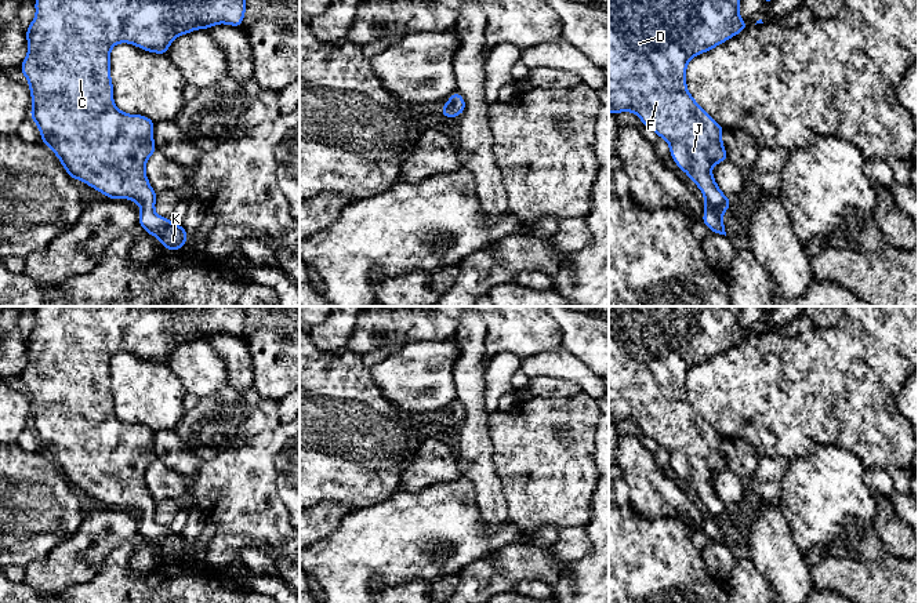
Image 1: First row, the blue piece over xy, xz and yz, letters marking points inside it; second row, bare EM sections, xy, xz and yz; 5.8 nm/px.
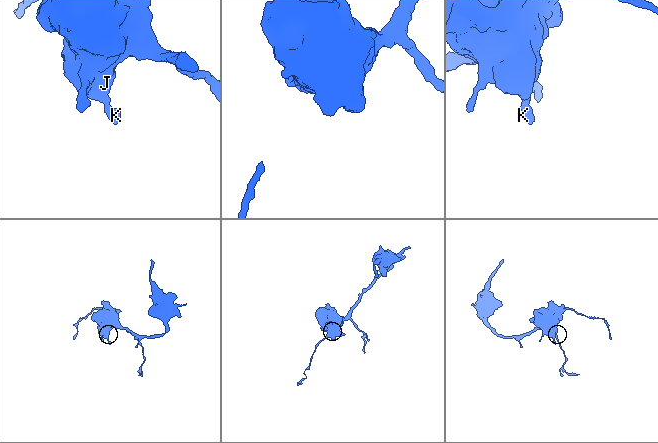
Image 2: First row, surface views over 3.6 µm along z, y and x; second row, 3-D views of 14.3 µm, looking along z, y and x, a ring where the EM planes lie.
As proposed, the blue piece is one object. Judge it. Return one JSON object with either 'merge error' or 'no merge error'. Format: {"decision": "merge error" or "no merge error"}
{"decision": "no merge error"}

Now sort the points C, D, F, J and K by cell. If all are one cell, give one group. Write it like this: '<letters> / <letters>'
C D F J K

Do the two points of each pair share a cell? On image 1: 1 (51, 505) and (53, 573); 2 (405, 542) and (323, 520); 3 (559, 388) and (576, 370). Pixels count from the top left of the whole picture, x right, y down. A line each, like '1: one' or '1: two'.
1: two
2: two
3: two

